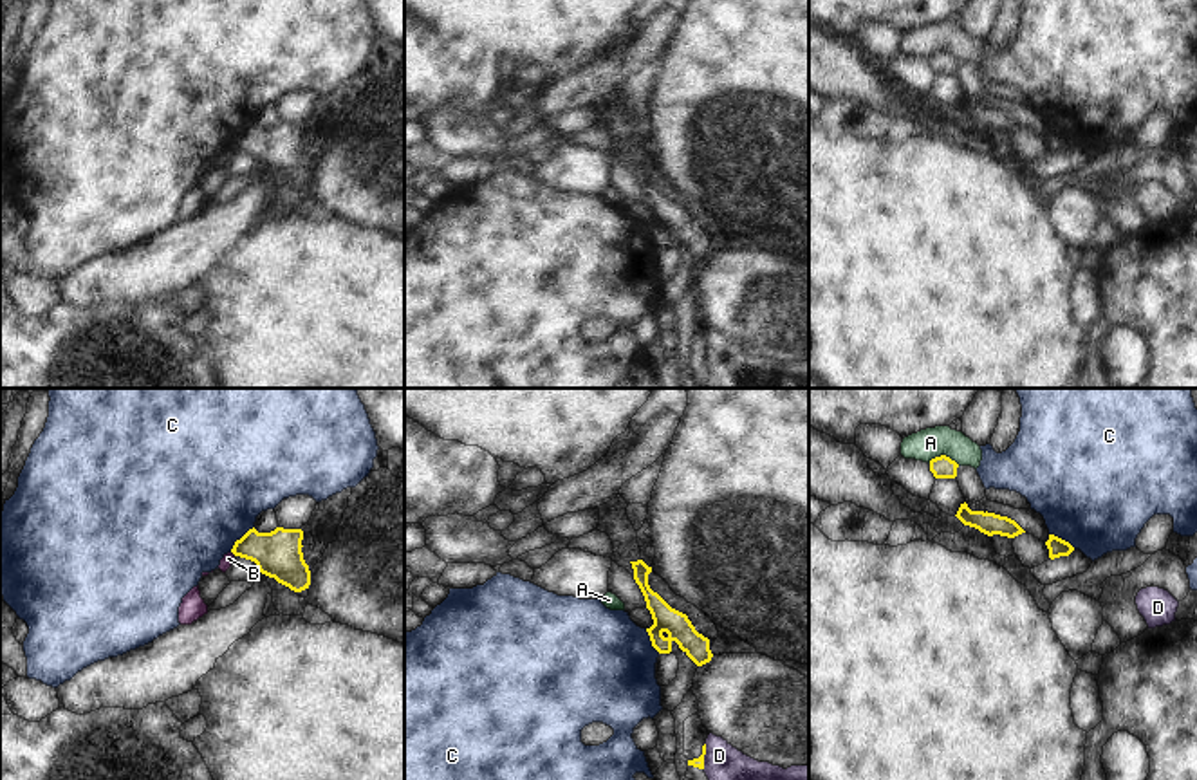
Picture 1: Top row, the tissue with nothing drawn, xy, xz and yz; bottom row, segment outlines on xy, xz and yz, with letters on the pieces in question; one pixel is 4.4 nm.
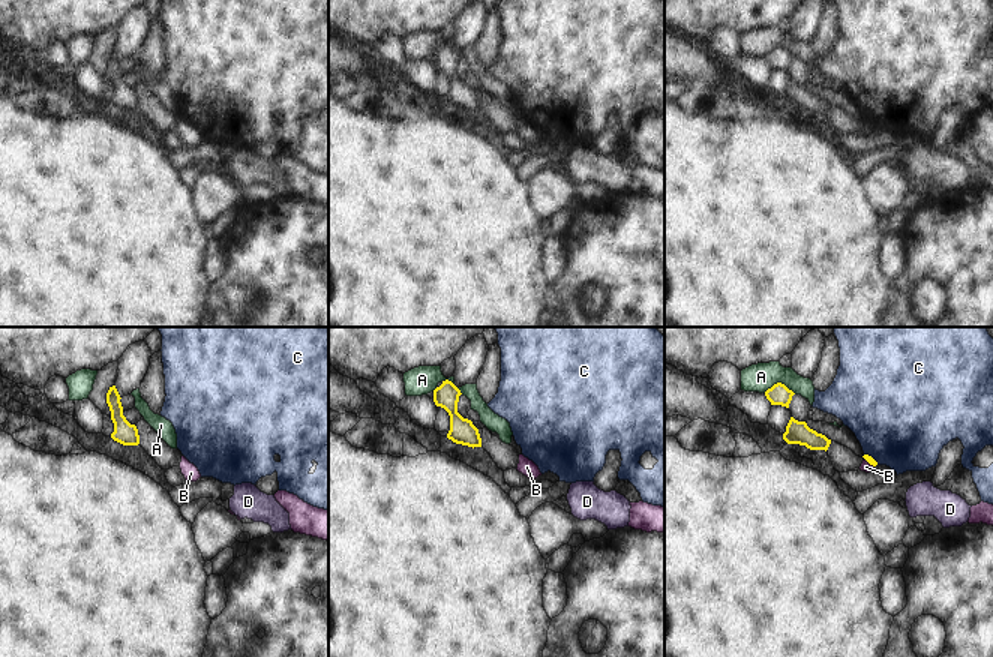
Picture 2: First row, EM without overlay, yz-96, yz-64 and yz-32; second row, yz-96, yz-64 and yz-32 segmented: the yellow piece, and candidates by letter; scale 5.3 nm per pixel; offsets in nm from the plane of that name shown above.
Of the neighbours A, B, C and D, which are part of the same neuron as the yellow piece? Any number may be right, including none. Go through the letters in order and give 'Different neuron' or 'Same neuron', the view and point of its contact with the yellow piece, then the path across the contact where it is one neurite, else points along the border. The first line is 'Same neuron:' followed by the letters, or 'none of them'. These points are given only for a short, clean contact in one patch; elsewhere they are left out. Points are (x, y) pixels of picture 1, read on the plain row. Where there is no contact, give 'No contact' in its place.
Same neuron: none of them
A: Different neuron. Touches yellow at yz (945, 51). Boundary: yz (928, 56), (948, 51), (959, 60)
B: Different neuron. Touches yellow at xy (233, 148). Boundary: xy (231, 147), (235, 150)
C: Different neuron. Touches yellow at xy (241, 134)
D: Different neuron. Touches yellow at xz (705, 349). Boundary: xz (705, 338), (703, 363)

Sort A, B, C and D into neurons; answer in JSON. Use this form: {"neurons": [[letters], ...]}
{"neurons": [["A", "B"], ["C"], ["D"]]}

